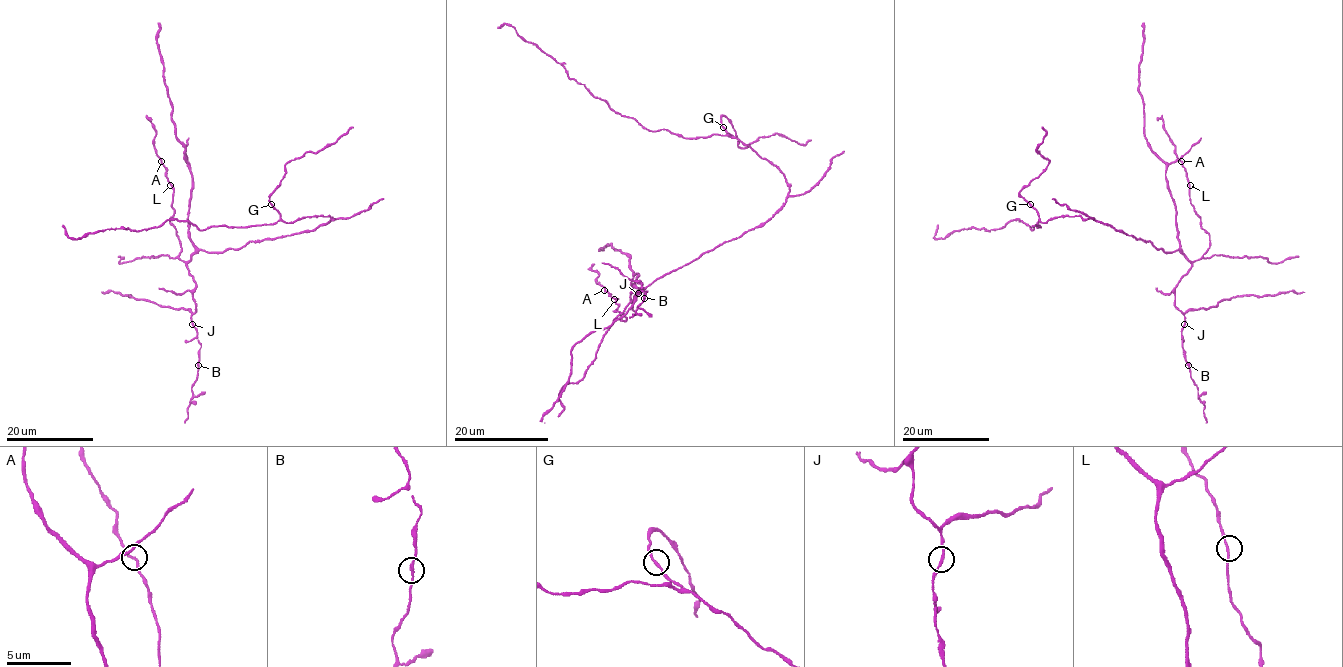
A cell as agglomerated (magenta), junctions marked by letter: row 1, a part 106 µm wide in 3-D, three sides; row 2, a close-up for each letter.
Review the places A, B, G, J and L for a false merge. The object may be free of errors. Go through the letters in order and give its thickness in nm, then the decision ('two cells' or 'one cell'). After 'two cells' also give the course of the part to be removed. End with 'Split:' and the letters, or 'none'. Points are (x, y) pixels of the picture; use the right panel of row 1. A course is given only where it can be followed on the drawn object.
A: calibre 190 nm; one cell
B: calibre 190 nm; one cell
G: calibre 190 nm; one cell
J: calibre 180 nm; one cell
L: calibre 190 nm; one cell
Split: none

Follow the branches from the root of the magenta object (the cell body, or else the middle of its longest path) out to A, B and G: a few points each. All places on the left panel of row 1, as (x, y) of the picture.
A: (314, 230), (249, 241), (221, 252), (198, 250), (182, 261), (180, 240), (169, 221), (174, 187), (161, 161)
B: (314, 230), (191, 256), (198, 365)
G: (314, 230), (332, 217), (303, 216), (286, 223), (271, 204)

